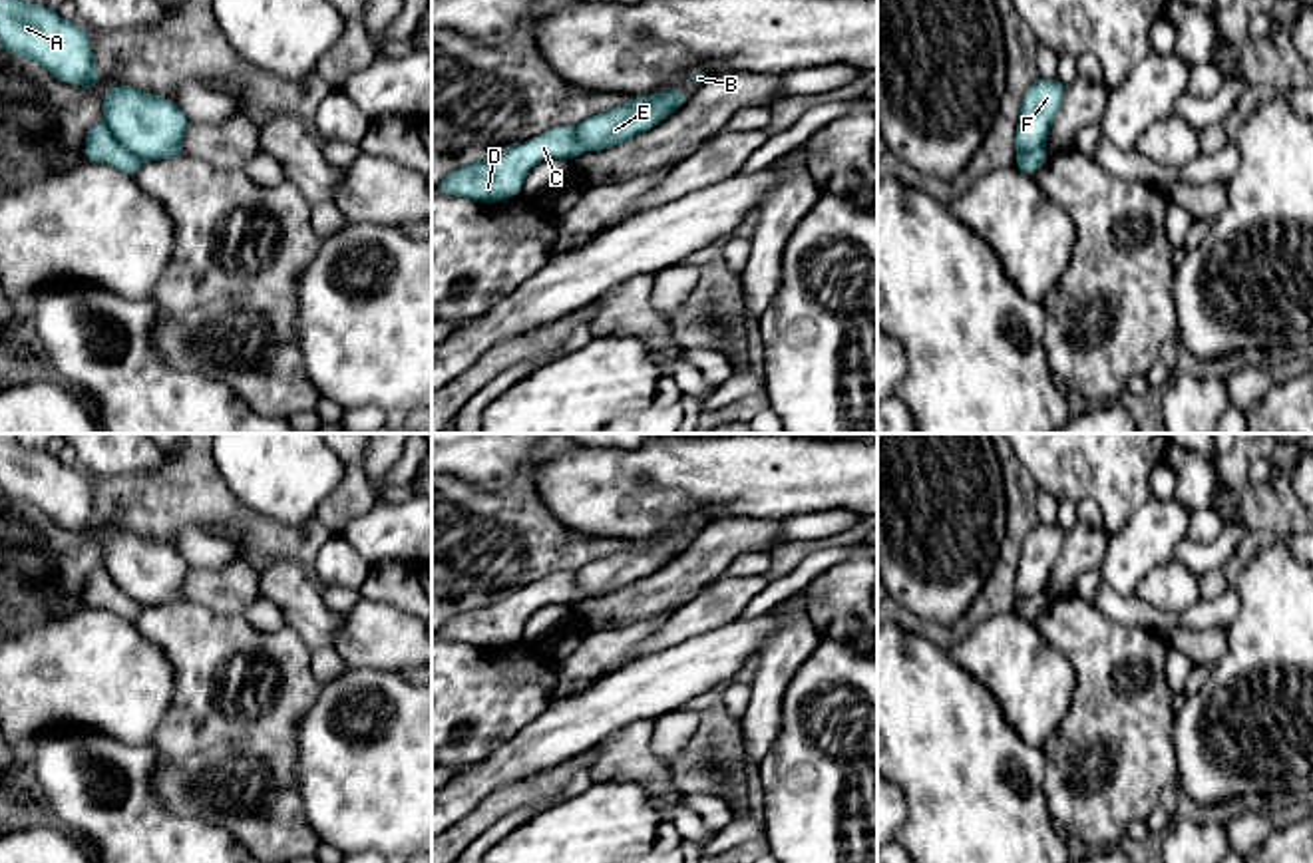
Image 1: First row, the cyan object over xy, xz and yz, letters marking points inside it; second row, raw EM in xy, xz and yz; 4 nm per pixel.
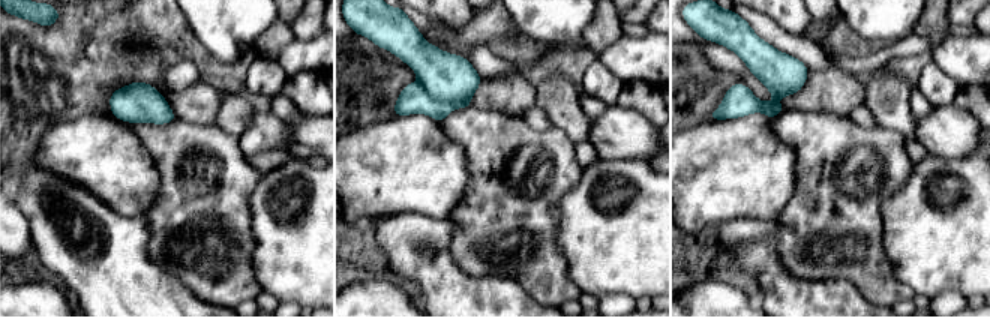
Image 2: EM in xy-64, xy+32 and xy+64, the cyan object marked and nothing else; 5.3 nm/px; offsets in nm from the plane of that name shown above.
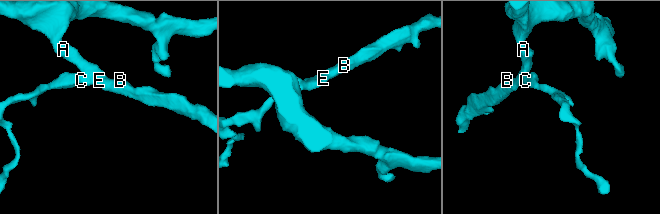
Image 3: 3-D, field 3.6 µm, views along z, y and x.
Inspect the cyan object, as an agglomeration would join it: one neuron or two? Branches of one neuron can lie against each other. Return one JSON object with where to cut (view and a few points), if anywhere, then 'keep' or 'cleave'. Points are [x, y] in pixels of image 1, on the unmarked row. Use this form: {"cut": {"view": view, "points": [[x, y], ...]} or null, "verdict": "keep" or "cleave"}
{"cut": null, "verdict": "keep"}

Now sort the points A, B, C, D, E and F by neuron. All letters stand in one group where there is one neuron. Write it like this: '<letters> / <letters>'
A B C D E F

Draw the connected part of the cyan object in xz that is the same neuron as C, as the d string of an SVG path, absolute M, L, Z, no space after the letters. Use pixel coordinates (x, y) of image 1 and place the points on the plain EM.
M678 531L660 539L631 545L605 559L587 563L577 573L553 573L541 583L523 587L497 603L469 608L434 634L469 646L499 648L523 638L529 616L545 604L569 604L585 597L607 597L647 579L686 549Z

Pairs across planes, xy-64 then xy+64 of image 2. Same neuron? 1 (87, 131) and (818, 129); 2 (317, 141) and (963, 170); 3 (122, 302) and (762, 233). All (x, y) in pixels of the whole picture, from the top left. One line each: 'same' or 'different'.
1: different
2: different
3: same

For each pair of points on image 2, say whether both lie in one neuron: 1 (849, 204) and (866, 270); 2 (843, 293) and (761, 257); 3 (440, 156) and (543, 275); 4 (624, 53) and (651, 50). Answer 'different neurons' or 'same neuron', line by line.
1: same neuron
2: same neuron
3: different neurons
4: same neuron

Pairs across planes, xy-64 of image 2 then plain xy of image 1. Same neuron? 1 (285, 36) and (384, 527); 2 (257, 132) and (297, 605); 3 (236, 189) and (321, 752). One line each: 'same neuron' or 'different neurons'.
1: different neurons
2: same neuron
3: different neurons

